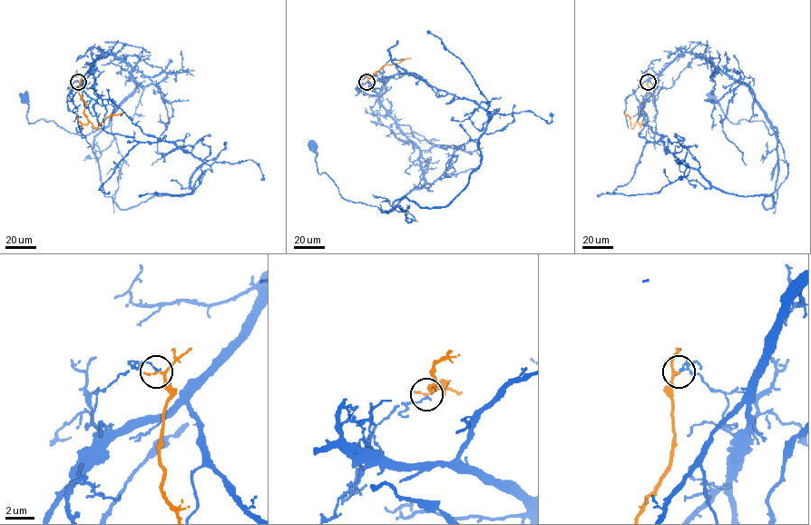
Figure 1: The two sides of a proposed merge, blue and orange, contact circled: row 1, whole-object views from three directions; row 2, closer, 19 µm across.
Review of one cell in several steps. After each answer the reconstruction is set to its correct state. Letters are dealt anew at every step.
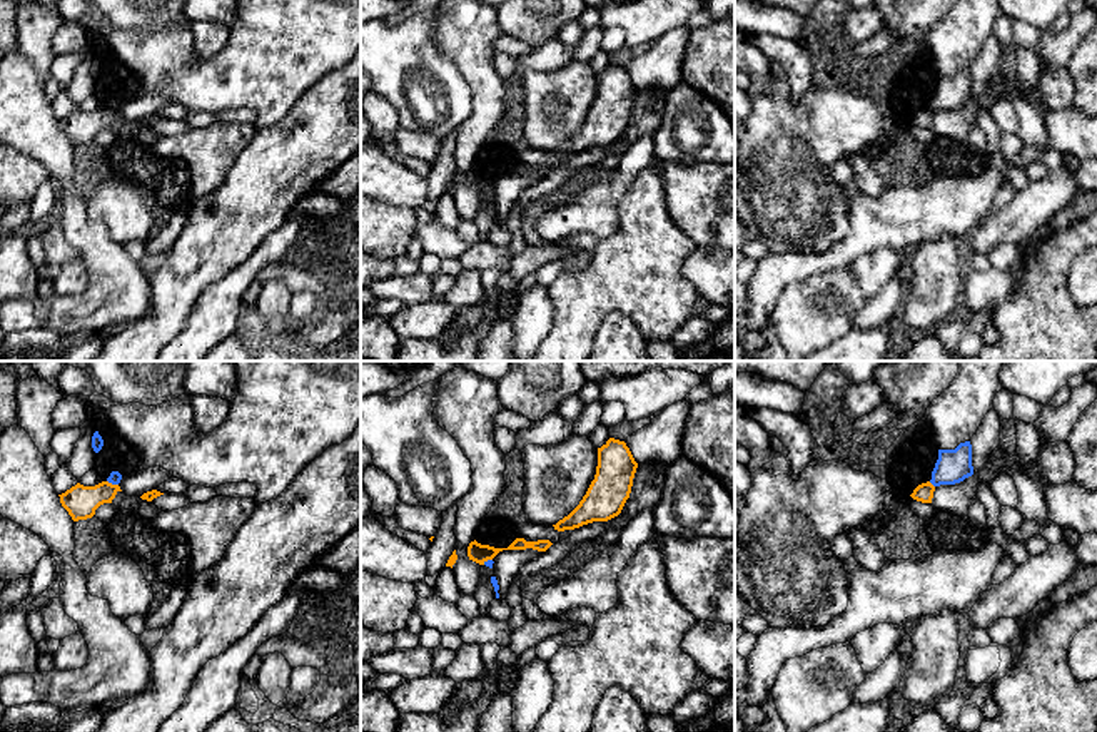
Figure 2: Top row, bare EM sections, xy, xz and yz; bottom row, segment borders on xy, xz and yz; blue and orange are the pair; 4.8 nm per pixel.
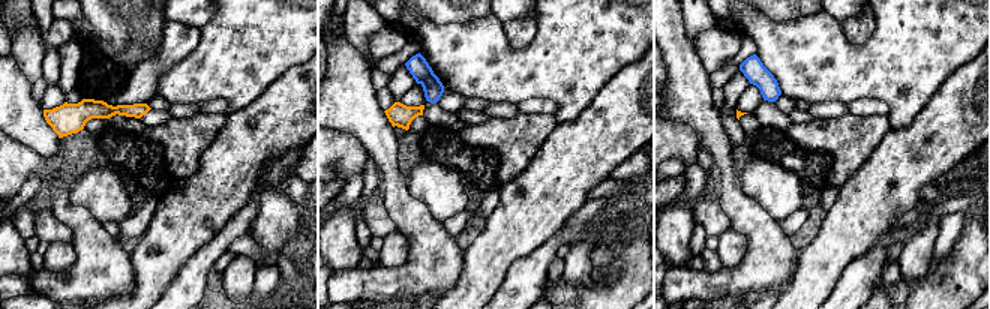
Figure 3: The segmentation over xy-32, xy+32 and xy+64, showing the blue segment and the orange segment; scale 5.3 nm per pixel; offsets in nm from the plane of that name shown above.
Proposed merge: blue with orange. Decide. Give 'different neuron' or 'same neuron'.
different neuron

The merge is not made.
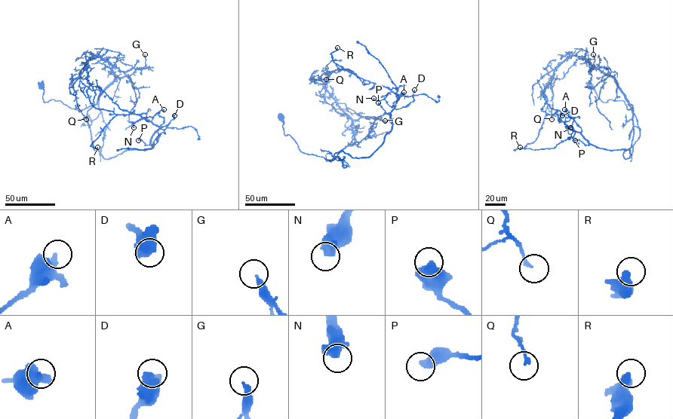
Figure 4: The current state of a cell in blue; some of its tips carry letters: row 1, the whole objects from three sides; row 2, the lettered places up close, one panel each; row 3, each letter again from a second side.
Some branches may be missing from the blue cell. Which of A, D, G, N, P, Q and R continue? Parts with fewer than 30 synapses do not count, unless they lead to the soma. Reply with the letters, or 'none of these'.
none of these

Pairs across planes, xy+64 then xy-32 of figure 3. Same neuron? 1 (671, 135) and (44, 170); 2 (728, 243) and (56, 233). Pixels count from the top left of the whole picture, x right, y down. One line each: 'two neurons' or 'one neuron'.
1: one neuron
2: two neurons

